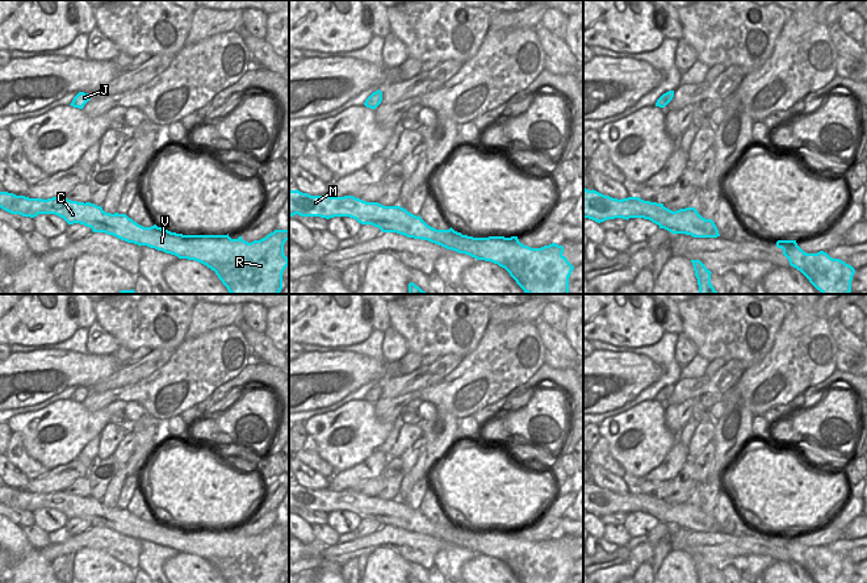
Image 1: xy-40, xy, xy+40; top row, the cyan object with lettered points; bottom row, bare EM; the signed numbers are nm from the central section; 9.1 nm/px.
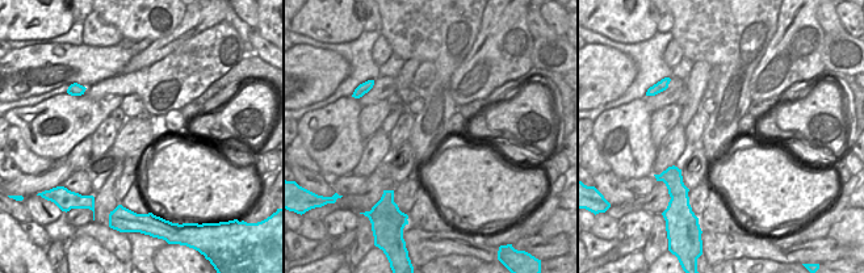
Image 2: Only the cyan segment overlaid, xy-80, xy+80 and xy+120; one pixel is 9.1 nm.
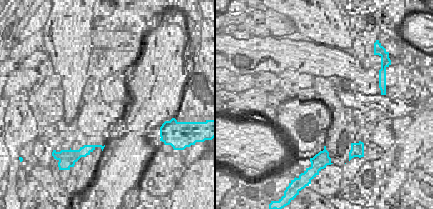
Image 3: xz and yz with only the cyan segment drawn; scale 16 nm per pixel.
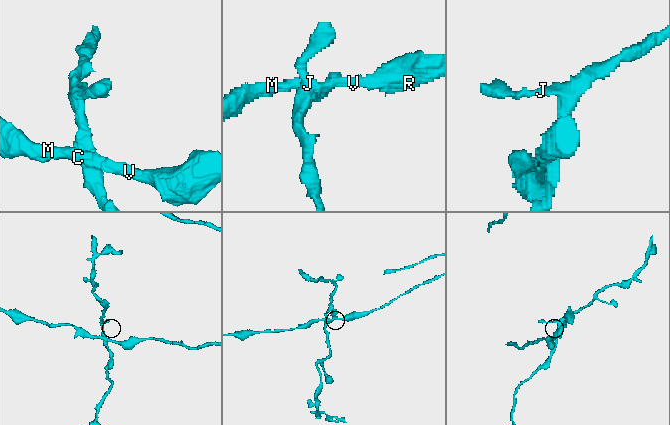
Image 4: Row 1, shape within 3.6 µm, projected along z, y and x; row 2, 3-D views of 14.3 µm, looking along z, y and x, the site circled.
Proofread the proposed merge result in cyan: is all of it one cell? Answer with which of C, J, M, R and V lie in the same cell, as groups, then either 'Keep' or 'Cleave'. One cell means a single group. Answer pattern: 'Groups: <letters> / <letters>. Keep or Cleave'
Groups: C M R V / J. Cleave

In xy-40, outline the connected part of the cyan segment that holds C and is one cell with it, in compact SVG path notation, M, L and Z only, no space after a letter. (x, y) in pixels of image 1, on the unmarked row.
M0 486L0 502L30 512L55 508L68 519L81 513L95 513L102 520L113 517L116 524L129 529L125 536L198 555L214 565L227 583L282 583L282 567L289 559L289 553L284 549L289 524L275 524L251 537L242 530L231 533L229 528L183 529L156 519L143 521L126 508L105 507L101 500L91 496L64 491L29 492L8 486Z

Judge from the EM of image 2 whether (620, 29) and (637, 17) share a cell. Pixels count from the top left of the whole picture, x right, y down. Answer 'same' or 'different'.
same

